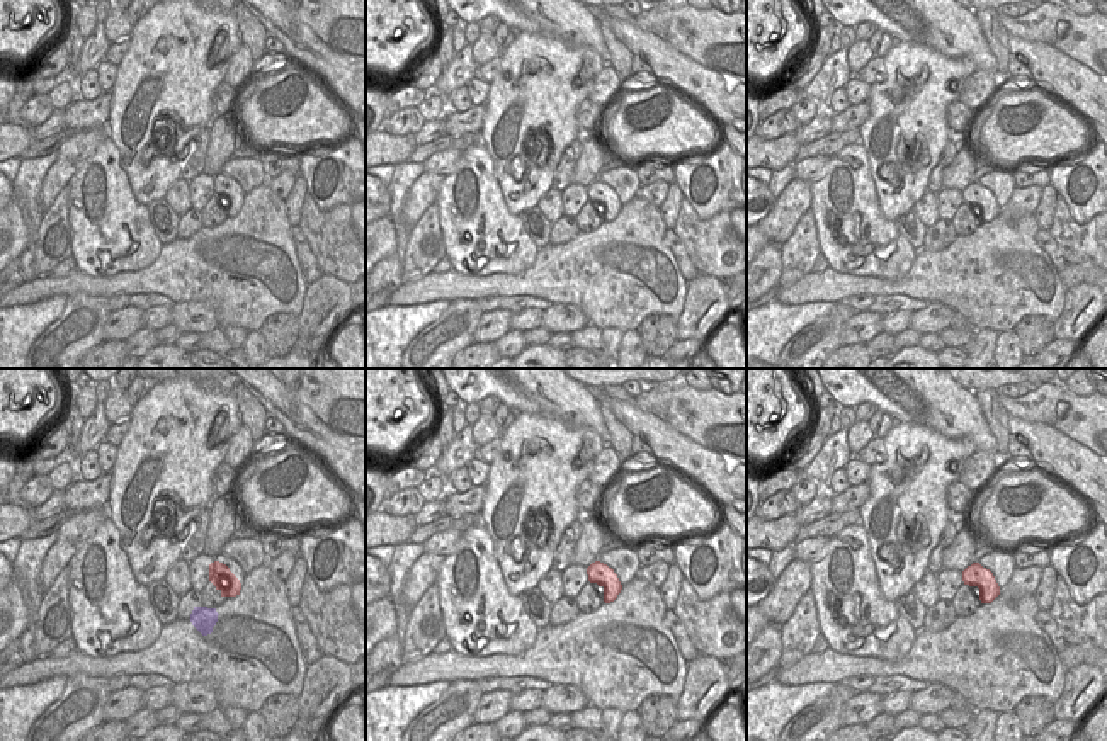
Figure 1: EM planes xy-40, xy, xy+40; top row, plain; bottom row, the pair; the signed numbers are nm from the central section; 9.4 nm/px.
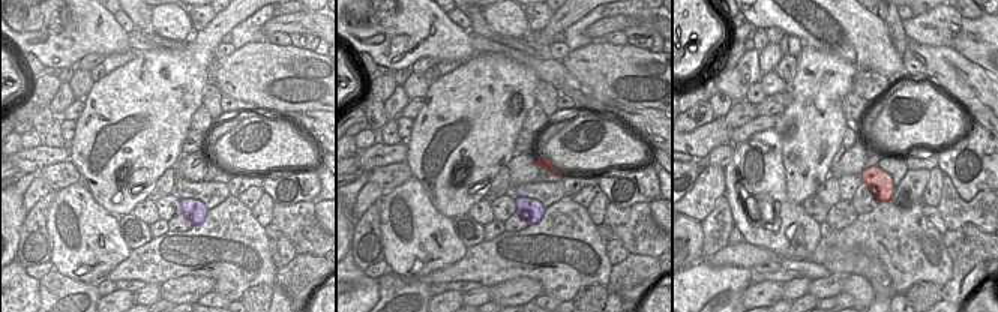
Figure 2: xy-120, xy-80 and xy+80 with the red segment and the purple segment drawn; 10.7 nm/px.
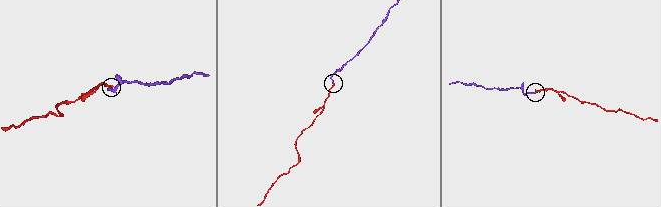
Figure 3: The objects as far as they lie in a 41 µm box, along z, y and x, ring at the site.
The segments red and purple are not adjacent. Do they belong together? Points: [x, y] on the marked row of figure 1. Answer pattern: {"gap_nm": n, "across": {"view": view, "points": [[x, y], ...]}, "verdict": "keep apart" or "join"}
{"gap_nm": 140, "across": {"view": "xy-40", "points": [[221, 595], [215, 609]]}, "verdict": "join"}

